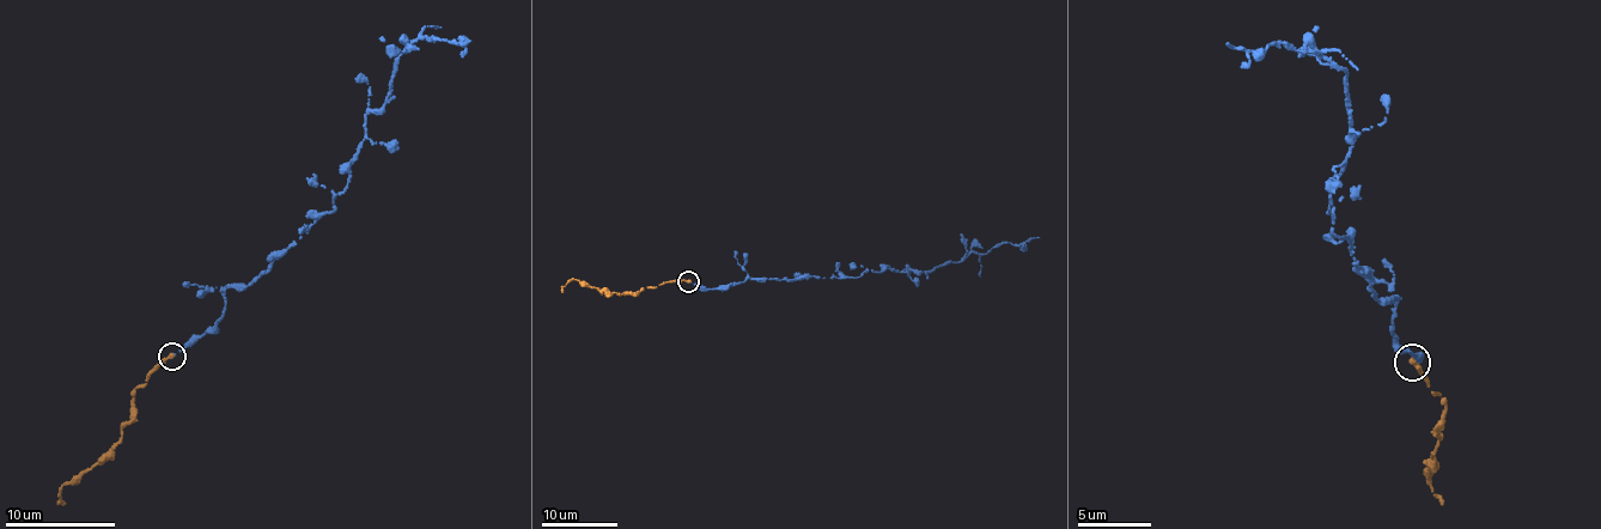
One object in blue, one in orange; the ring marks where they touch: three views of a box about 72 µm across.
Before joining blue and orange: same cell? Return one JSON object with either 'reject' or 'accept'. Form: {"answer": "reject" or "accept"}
{"answer": "accept"}

